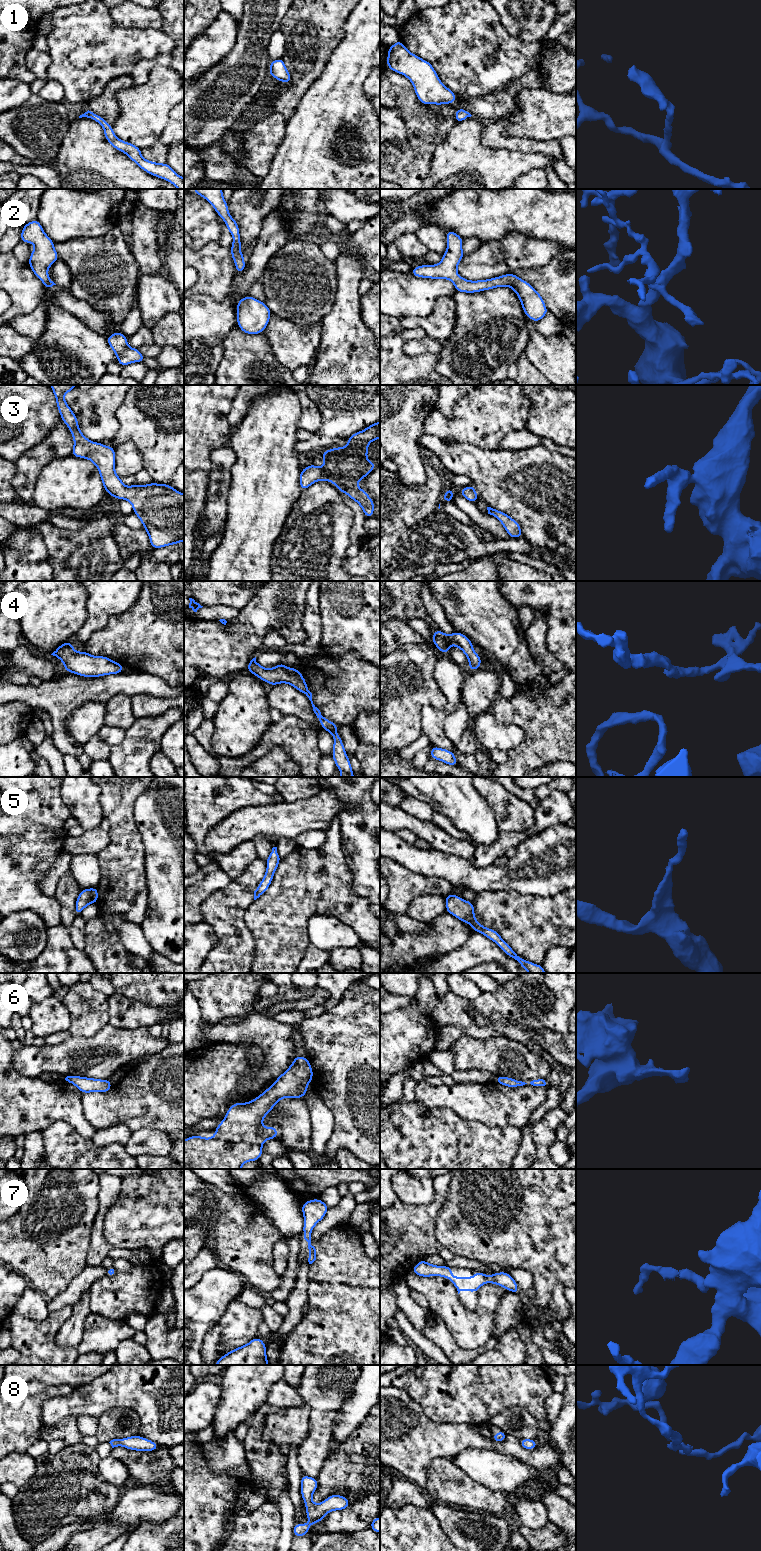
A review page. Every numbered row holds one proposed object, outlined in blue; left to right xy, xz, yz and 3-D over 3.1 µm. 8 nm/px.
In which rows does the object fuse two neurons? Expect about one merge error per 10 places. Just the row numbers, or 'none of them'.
8

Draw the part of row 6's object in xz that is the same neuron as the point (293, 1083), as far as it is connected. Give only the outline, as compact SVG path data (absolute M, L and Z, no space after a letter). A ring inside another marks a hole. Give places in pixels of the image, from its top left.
M296 1056L290 1067L261 1095L248 1103L232 1104L212 1138L194 1135L184 1140L184 1169L241 1169L246 1162L258 1161L264 1141L277 1138L279 1133L272 1126L261 1127L264 1117L282 1098L305 1097L312 1079L313 1070L307 1057Z

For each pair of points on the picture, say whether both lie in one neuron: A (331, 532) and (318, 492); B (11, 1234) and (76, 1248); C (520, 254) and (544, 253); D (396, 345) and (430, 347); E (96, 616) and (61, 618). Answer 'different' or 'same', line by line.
A: same
B: same
C: same
D: different
E: different

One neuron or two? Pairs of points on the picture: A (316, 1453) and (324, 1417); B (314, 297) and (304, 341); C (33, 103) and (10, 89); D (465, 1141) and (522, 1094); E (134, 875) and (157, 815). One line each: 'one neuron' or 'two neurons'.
A: one neuron
B: two neurons
C: two neurons
D: two neurons
E: two neurons

